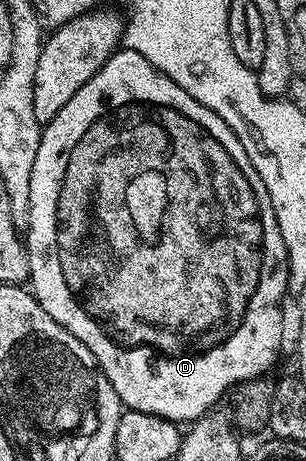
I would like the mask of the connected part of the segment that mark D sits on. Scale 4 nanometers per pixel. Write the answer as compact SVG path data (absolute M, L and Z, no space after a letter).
M117 49L106 64L43 127L34 172L30 172L30 212L26 231L30 289L38 304L66 332L86 344L107 376L114 392L127 409L188 424L213 409L212 406L231 386L239 387L267 375L280 341L284 338L284 310L280 305L288 294L288 249L284 246L278 220L266 184L254 168L238 136L210 108L198 104L174 80L150 64L138 52Z

